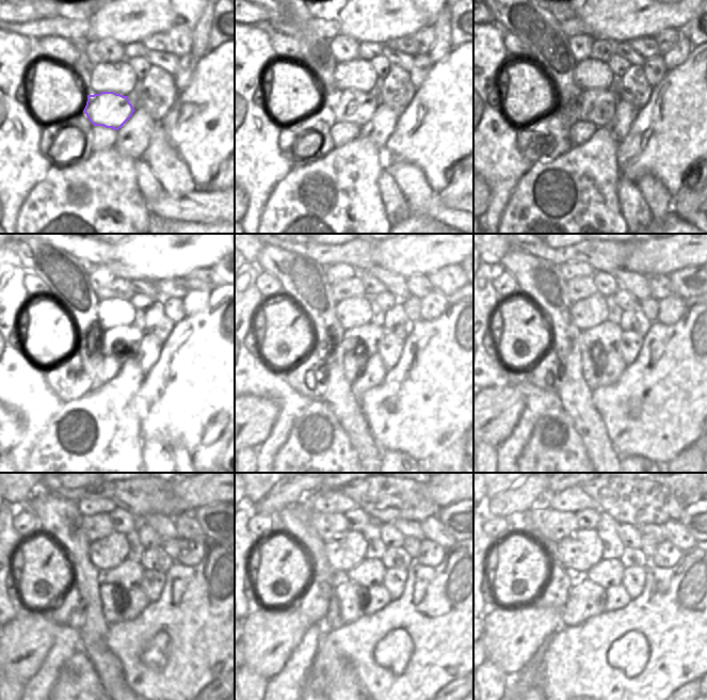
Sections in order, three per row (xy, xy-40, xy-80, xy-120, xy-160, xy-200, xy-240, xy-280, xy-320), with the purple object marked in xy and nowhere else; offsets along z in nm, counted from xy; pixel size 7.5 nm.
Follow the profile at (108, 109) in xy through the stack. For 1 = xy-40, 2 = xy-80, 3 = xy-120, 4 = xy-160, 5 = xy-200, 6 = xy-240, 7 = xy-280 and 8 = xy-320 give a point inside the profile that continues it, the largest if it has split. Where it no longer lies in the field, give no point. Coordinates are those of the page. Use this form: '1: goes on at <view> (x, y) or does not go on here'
1: goes on at xy-40 (351, 106)
2: goes on at xy-80 (597, 107)
3: goes on at xy-120 (123, 343)
4: goes on at xy-160 (365, 340)
5: goes on at xy-200 (606, 337)
6: goes on at xy-240 (128, 575)
7: goes on at xy-280 (369, 573)
8: goes on at xy-320 (608, 573)

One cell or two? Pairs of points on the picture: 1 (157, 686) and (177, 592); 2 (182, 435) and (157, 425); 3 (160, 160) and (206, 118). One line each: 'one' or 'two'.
1: one
2: one
3: two

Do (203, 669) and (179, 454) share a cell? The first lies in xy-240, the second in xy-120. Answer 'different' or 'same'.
different

